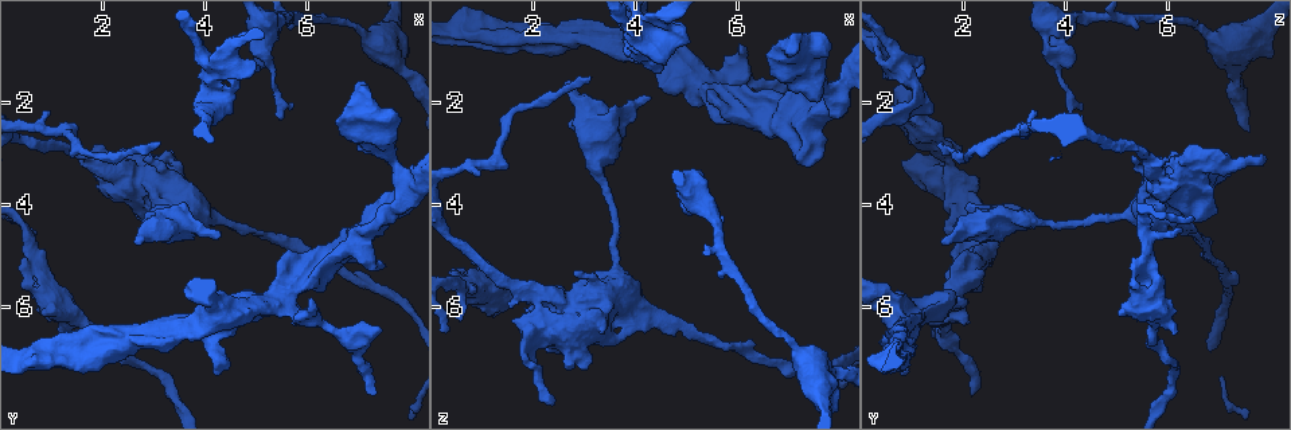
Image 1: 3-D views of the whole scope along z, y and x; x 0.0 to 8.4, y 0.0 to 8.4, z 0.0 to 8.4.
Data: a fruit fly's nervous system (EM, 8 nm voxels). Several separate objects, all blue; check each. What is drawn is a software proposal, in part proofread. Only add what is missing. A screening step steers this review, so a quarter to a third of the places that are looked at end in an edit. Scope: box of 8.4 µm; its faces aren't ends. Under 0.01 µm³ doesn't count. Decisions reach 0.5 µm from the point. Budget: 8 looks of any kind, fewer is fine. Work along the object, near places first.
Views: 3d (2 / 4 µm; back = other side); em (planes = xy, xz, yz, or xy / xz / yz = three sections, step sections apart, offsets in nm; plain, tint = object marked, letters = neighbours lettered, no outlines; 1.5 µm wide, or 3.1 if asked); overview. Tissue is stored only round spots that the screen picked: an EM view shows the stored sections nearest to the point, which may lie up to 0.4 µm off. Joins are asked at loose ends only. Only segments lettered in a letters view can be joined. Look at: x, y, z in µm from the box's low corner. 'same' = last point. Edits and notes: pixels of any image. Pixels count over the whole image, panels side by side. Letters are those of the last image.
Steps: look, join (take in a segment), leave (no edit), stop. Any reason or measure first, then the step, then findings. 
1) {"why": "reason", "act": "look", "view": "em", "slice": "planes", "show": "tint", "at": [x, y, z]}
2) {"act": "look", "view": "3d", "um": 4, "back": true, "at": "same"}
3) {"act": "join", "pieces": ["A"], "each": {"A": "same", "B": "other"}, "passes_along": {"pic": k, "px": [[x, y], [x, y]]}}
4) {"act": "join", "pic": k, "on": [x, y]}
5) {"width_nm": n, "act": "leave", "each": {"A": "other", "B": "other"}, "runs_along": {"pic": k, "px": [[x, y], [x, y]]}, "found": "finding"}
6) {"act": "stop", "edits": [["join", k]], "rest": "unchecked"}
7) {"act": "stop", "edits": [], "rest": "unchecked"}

{"why": "free end", "act": "look", "view": "3d", "um": 4, "at": [0.90, 6.05, 5.05]}

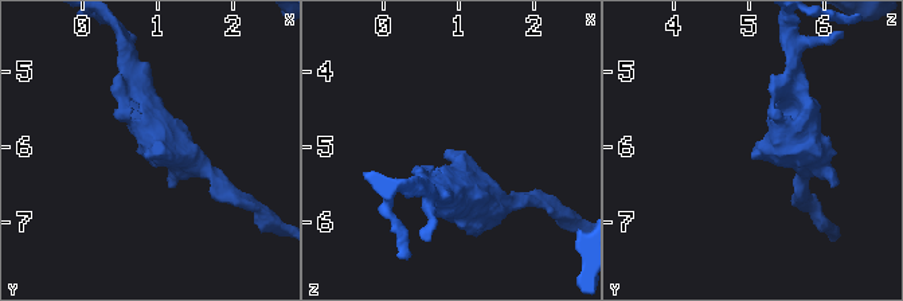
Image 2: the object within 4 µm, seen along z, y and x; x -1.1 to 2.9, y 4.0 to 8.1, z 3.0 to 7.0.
{"why": "need the tissue", "act": "look", "view": "em", "slice": "planes", "show": "plain", "at": [0.85, 6.15, 5.05]}

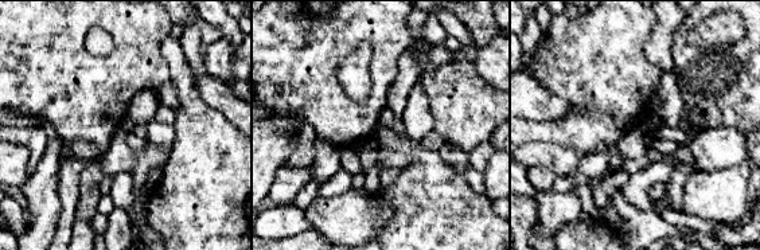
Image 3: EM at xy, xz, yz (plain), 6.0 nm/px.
{"why": "what lies round it", "act": "look", "view": "em", "slice": "planes", "show": "letters", "at": "same"}

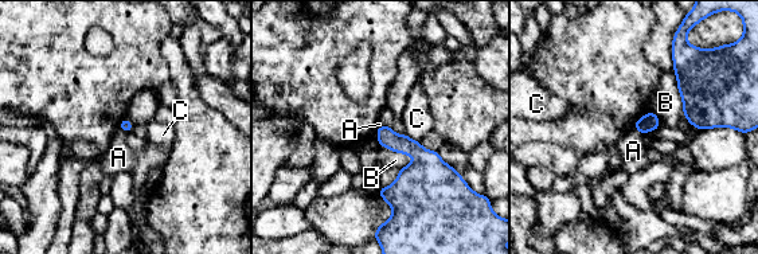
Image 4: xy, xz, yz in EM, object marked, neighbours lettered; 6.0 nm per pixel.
{"act": "leave", "each": {"A": "other", "B": "other", "C": "other"}, "border": {"pic": 4, "px": [[633, 128], [641, 135]]}, "found": "no lettered segment goes on from it"}

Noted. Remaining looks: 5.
{"why": "thick end", "act": "look", "view": "3d", "um": 2, "at": [2.70, 4.75, 1.65]}

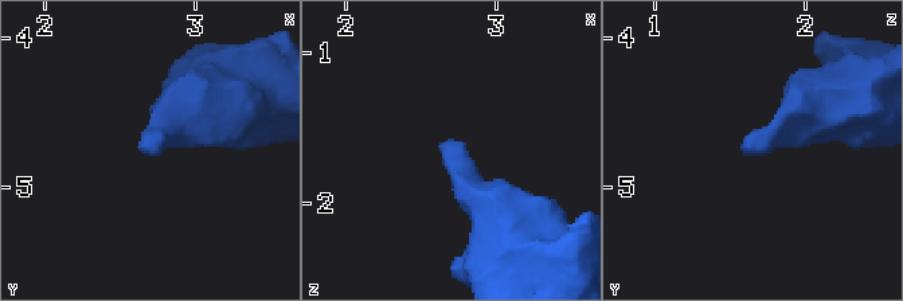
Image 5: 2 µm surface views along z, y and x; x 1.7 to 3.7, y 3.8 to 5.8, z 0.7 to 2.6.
{"act": "look", "view": "em", "slice": "xz", "step": 4, "show": "tint", "at": [2.66, 4.76, 1.66]}

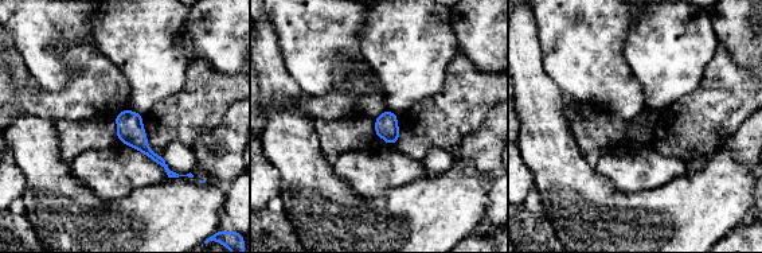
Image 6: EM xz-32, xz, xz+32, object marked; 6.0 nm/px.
{"act": "look", "view": "em", "slice": "planes", "show": "letters", "at": "same"}

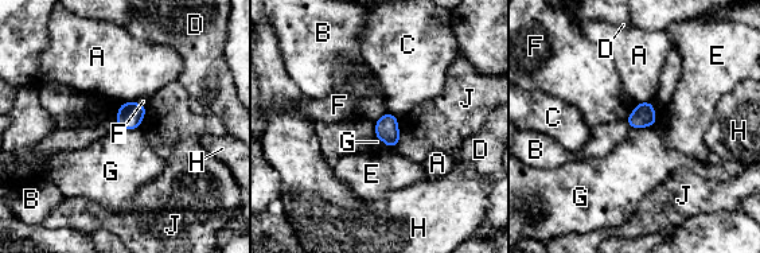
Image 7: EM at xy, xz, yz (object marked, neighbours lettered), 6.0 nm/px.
{"act": "leave", "each": {"A": "other", "B": "other", "C": "other", "D": "other", "E": "other", "F": "other", "G": "other", "H": "other", "J": "other"}, "border": {"pic": 7, "px": [[655, 123], [647, 127], [632, 128]]}, "found": "no lettered segment goes on from it"}

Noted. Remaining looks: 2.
{"why": "tapers out", "act": "look", "view": "em", "slice": "xy", "step": 4, "show": "letters", "at": [5.70, 2.00, 4.35]}

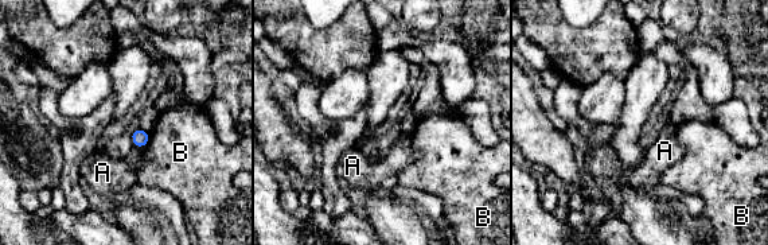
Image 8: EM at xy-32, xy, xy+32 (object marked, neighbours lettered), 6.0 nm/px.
{"why": "cut it another way", "act": "look", "view": "em", "slice": "planes", "show": "letters", "at": "same"}

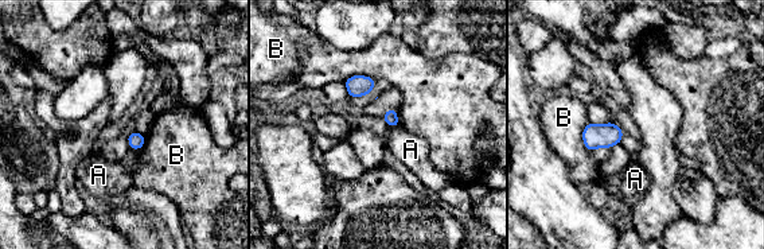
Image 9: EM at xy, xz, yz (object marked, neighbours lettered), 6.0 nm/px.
{"width_nm": 80, "longest_contact_nm": ["B", 200], "act": "leave", "each": {"A": "other", "B": "other"}, "found": "no lettered segment goes on from it"}

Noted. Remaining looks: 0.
{"act": "stop", "edits": [], "rest": "unchecked"}

